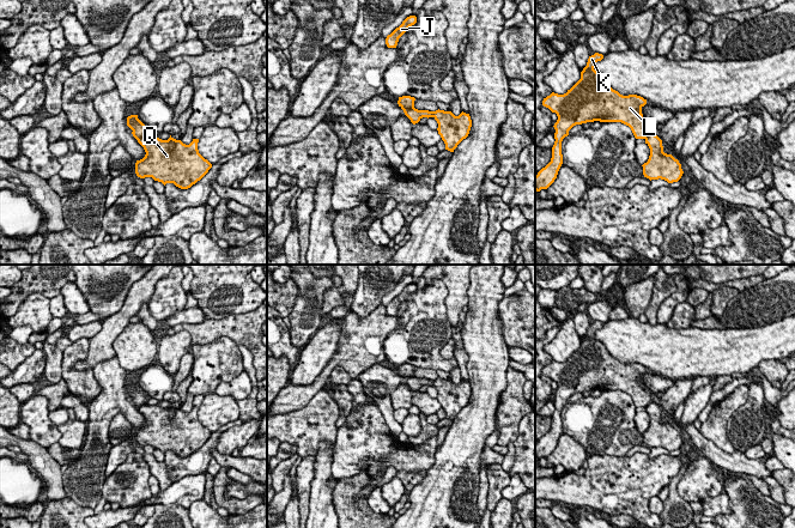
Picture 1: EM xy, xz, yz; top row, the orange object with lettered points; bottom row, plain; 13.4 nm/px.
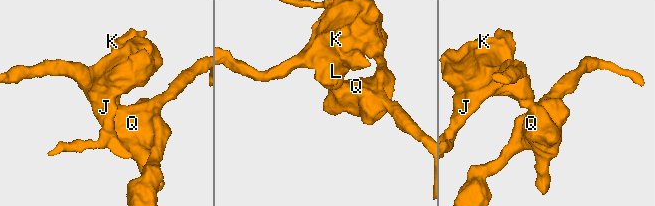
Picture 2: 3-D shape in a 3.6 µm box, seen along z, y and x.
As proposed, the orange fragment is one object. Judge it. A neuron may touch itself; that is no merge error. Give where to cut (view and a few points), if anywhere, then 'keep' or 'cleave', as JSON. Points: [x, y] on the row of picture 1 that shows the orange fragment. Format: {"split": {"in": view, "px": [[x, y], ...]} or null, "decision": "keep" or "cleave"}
{"split": {"in": "xy", "px": [[146, 133], [138, 140]]}, "decision": "cleave"}

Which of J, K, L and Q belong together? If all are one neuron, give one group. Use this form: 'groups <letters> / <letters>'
groups J K L / Q

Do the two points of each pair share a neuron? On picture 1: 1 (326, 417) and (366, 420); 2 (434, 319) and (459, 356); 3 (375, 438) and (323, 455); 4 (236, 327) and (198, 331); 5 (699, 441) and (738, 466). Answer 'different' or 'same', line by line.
1: different
2: different
3: different
4: same
5: same

